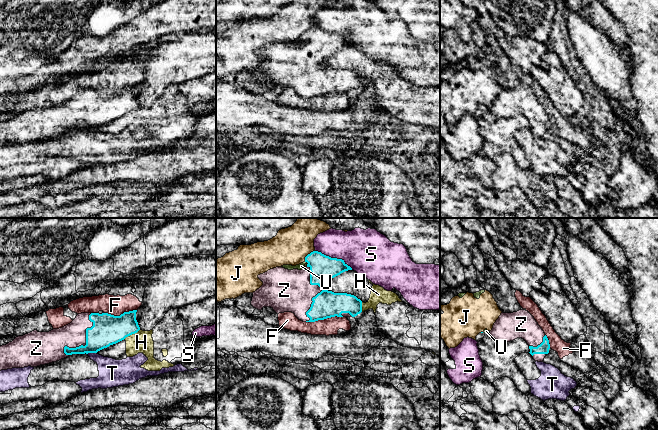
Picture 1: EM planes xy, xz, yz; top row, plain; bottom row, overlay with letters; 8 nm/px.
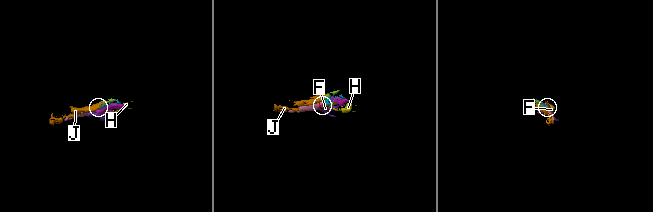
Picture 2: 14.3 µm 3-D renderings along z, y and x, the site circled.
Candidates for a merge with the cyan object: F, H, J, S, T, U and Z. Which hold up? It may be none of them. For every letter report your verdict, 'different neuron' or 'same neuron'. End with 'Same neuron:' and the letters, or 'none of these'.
F: different neuron
H: different neuron
J: different neuron
S: different neuron
T: different neuron
U: different neuron
Z: same neuron
Same neuron: Z

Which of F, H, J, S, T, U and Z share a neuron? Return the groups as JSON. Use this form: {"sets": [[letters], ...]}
{"sets": [["F"], ["H"], ["J", "U"], ["S"], ["T"], ["Z"]]}

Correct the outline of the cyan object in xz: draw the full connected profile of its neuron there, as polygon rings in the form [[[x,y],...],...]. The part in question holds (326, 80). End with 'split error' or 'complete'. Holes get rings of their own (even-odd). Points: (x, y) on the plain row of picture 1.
[[[313,27],[305,33],[307,43],[298,46],[288,46],[276,43],[258,51],[263,61],[253,68],[251,81],[262,86],[271,83],[277,90],[292,88],[303,98],[315,98],[331,93],[355,93],[362,88],[362,77],[347,69],[334,69],[322,64],[330,55],[341,49],[352,46],[344,36],[331,34],[318,27]]]; split error

